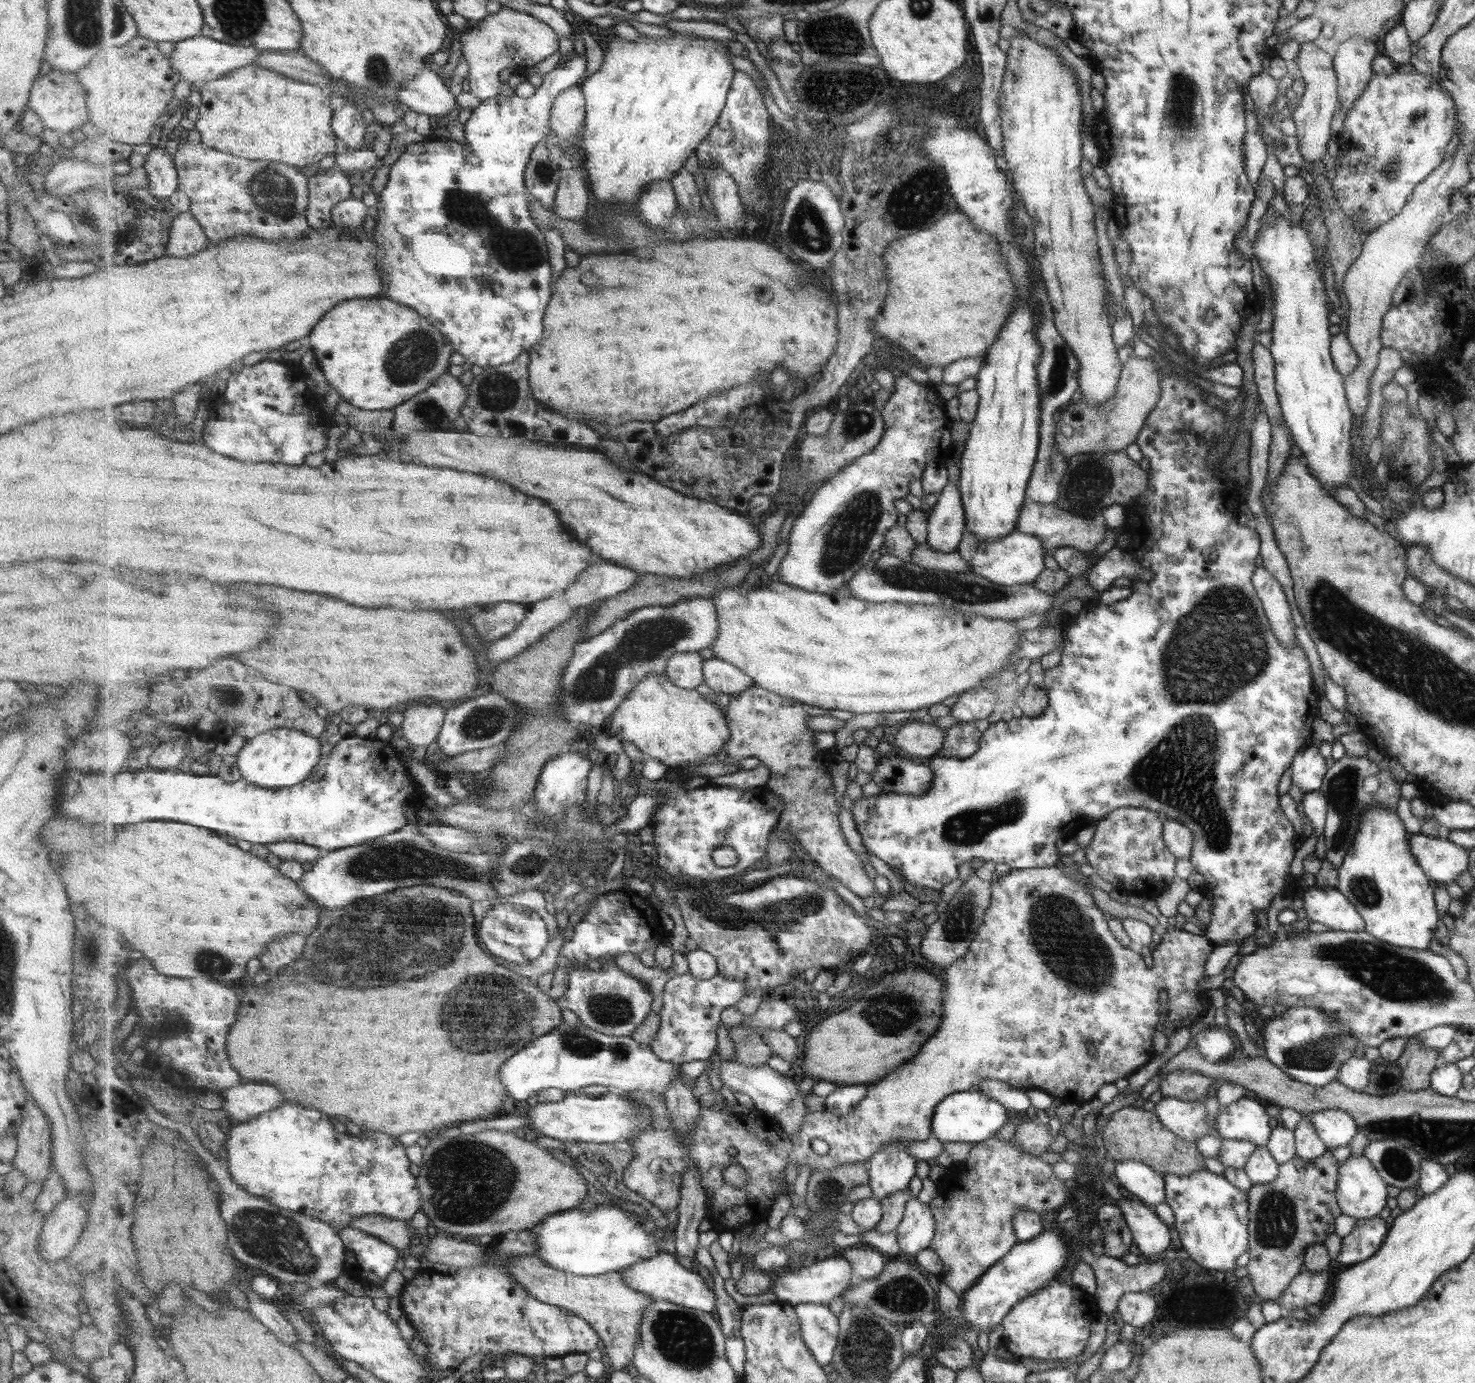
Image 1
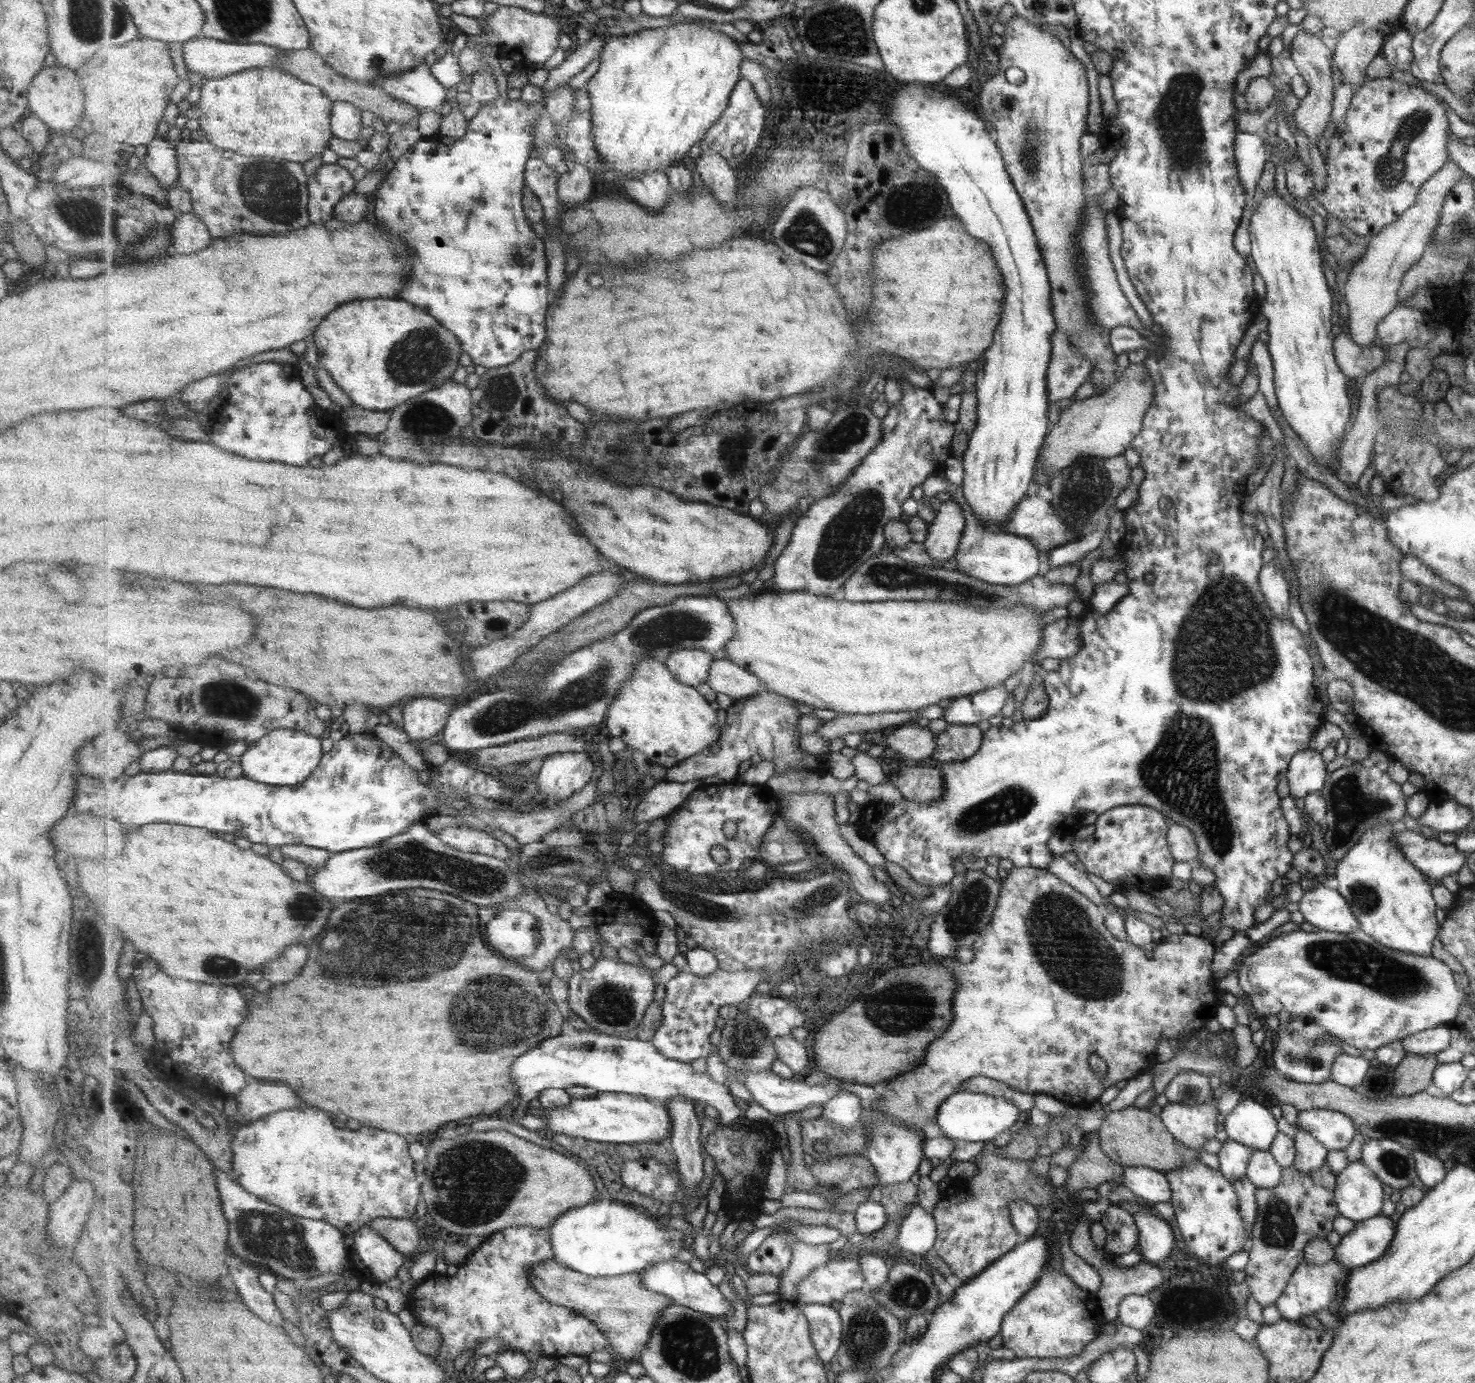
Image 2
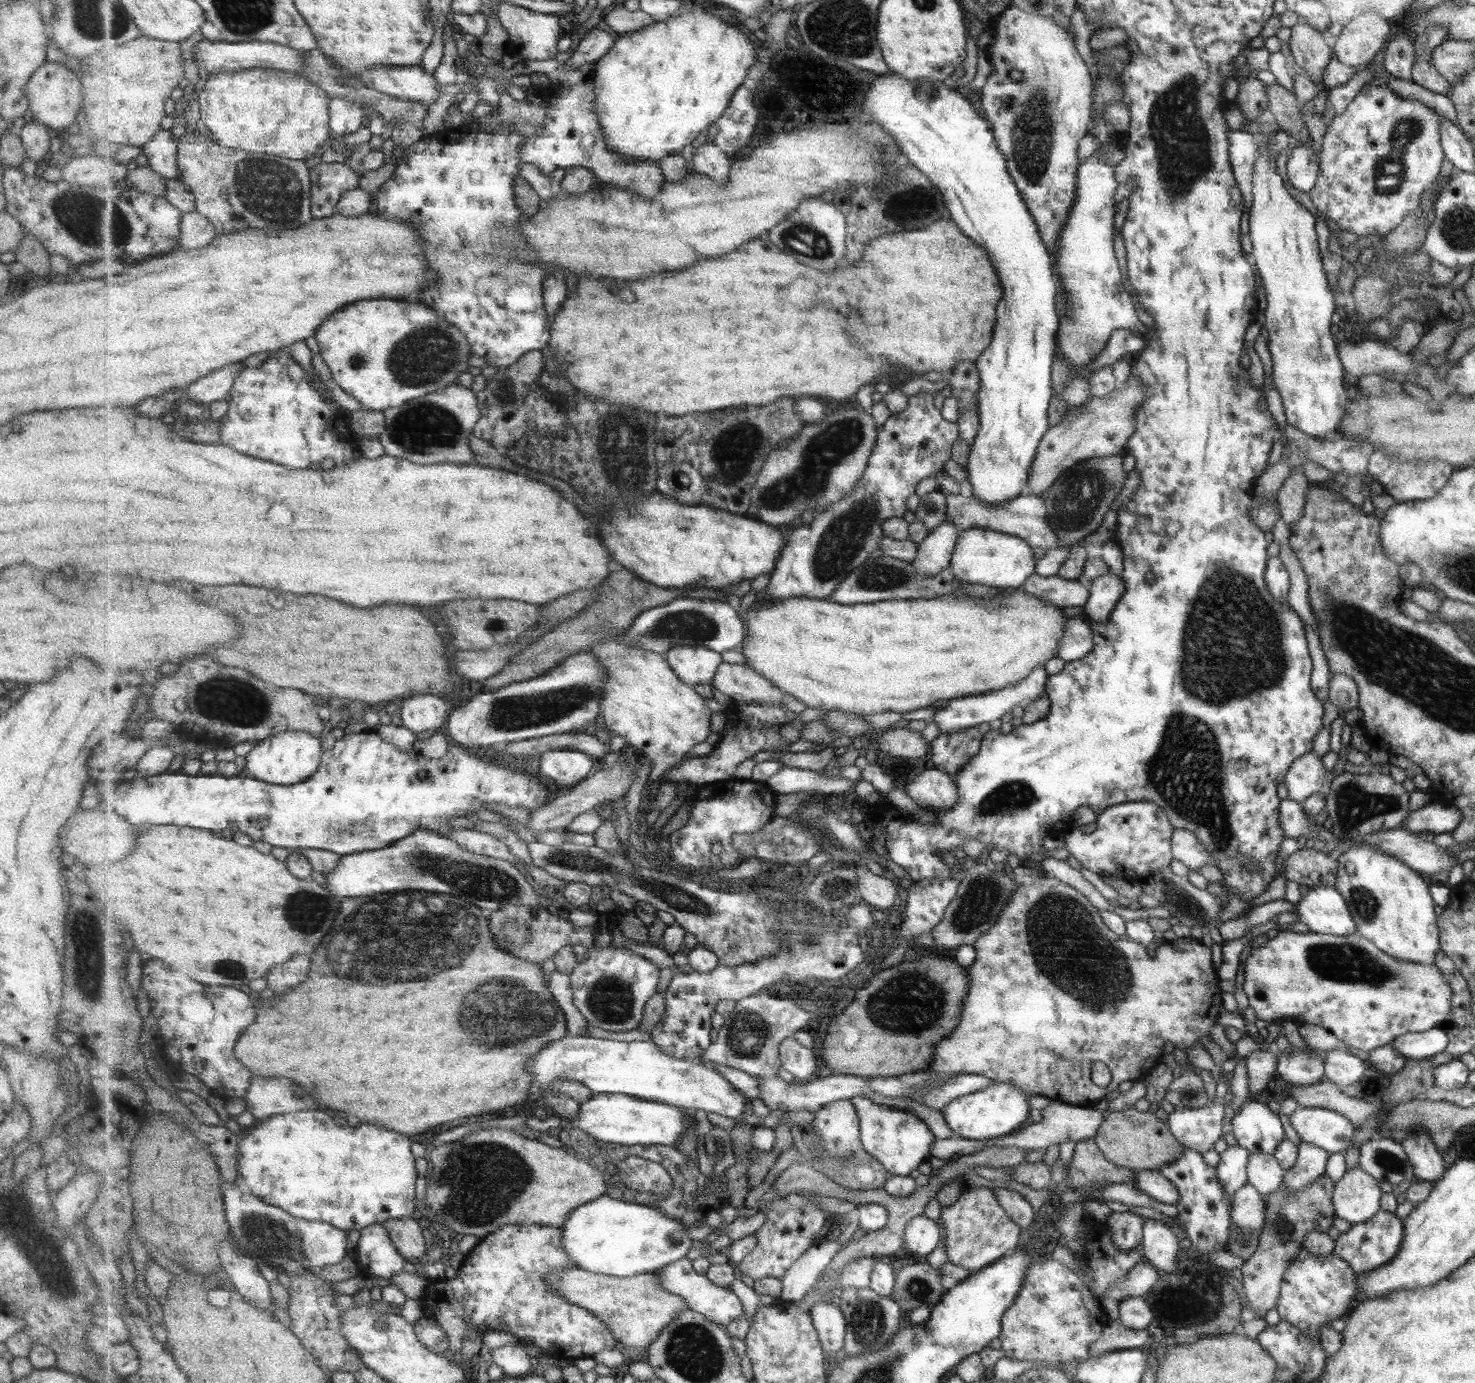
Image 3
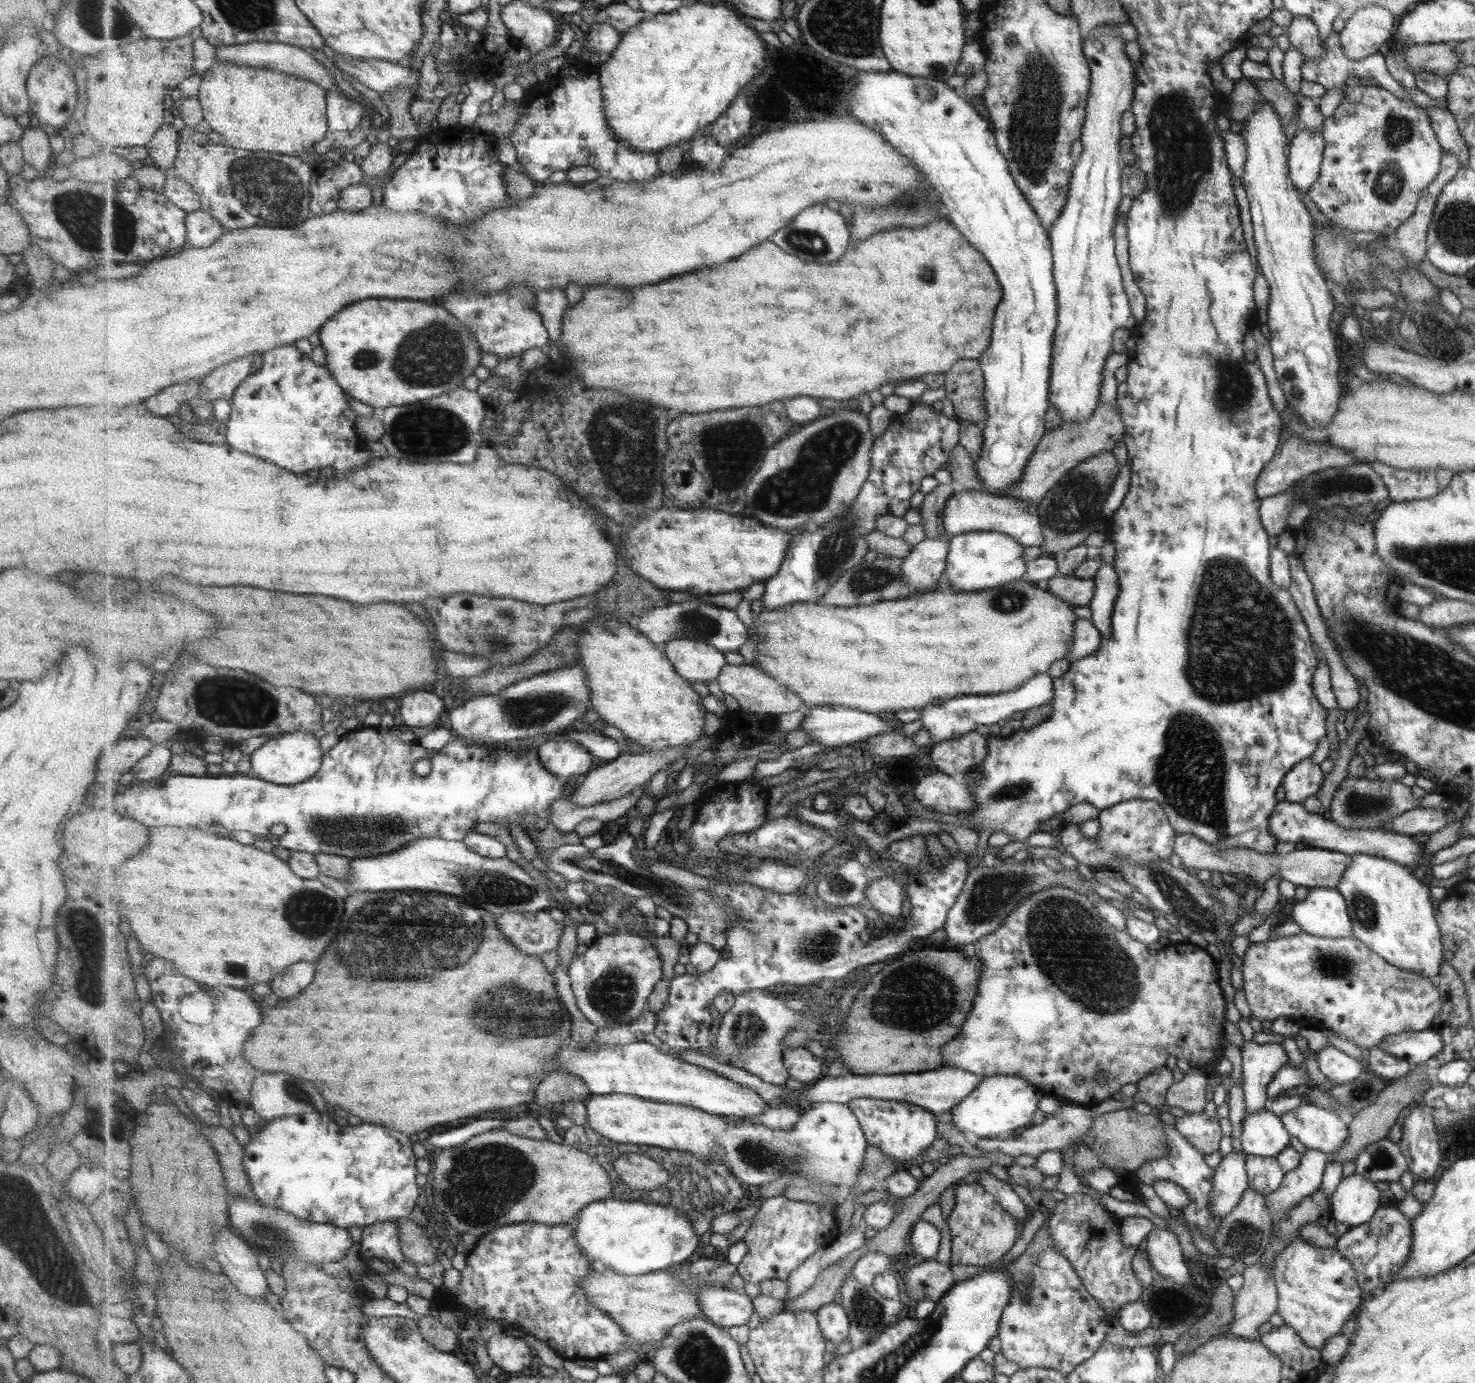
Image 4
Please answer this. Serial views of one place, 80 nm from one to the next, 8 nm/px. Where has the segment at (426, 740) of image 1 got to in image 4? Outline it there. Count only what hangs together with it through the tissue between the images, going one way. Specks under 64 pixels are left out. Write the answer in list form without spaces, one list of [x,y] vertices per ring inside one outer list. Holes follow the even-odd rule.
[[[416,691],[402,698],[397,717],[399,722],[417,731],[423,726],[437,724],[443,710],[445,711],[445,704],[437,694]]]

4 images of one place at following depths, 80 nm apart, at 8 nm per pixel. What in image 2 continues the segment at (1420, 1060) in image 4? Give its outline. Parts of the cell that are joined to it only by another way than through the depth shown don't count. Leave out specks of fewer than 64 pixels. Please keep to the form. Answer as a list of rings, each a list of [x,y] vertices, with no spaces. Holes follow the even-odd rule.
[[[1439,1025],[1422,1032],[1415,1032],[1401,1039],[1403,1052],[1409,1054],[1437,1055],[1449,1045],[1450,1030],[1447,1025]]]

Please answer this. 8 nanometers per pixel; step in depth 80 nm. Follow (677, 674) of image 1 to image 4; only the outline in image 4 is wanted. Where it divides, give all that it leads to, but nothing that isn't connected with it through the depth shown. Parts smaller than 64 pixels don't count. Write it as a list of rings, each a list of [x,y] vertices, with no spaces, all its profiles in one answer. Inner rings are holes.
[[[675,639],[663,646],[675,670],[690,683],[718,680],[725,662],[725,653],[710,643],[691,639]]]

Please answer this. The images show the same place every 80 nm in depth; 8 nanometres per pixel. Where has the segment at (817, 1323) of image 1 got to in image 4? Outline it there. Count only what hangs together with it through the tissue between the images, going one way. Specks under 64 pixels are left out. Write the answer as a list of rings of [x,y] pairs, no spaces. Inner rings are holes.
[[[831,1303],[822,1306],[815,1313],[826,1340],[835,1346],[841,1346],[848,1339],[851,1330],[850,1315],[846,1313],[845,1307]]]

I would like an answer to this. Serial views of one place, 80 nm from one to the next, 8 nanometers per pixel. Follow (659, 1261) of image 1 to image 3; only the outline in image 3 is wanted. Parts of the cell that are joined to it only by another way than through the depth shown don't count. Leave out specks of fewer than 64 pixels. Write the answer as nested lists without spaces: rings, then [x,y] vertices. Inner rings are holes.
[[[685,1256],[681,1260],[670,1262],[655,1273],[660,1280],[660,1286],[667,1292],[673,1292],[684,1298],[688,1308],[706,1315],[711,1322],[727,1327],[743,1314],[743,1302],[732,1291],[727,1290],[727,1287],[716,1286],[706,1275],[697,1274],[690,1257]]]

